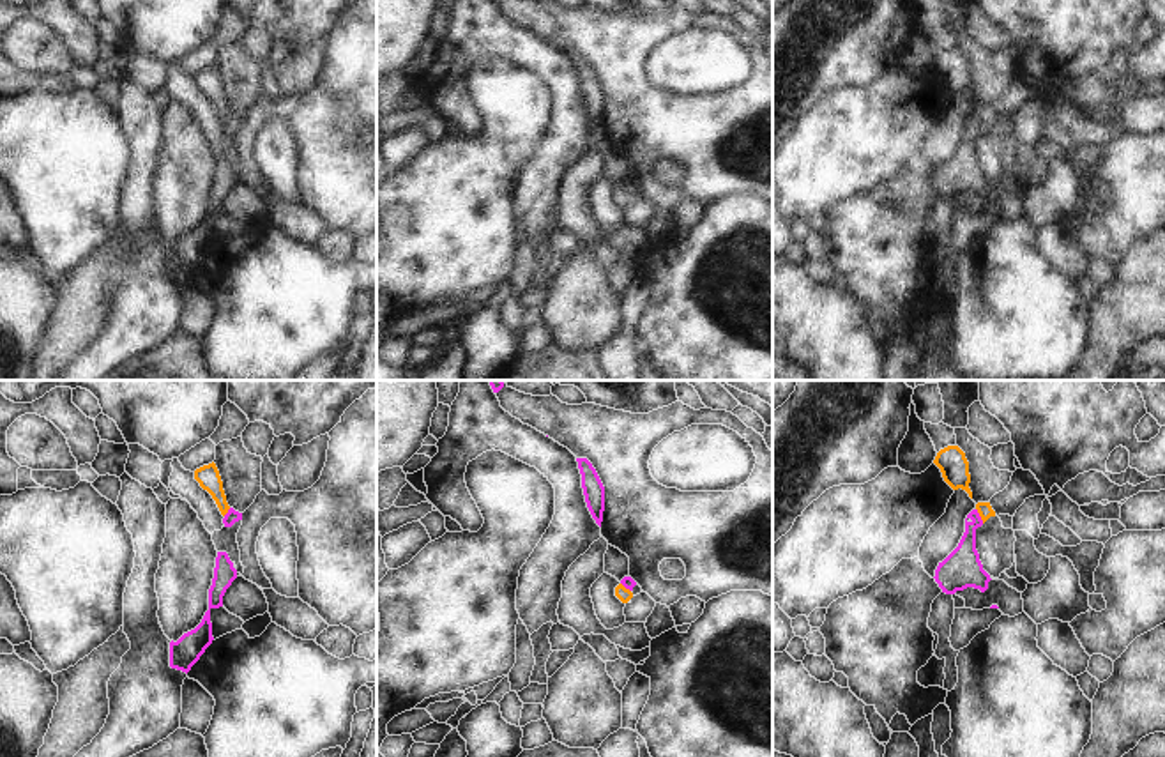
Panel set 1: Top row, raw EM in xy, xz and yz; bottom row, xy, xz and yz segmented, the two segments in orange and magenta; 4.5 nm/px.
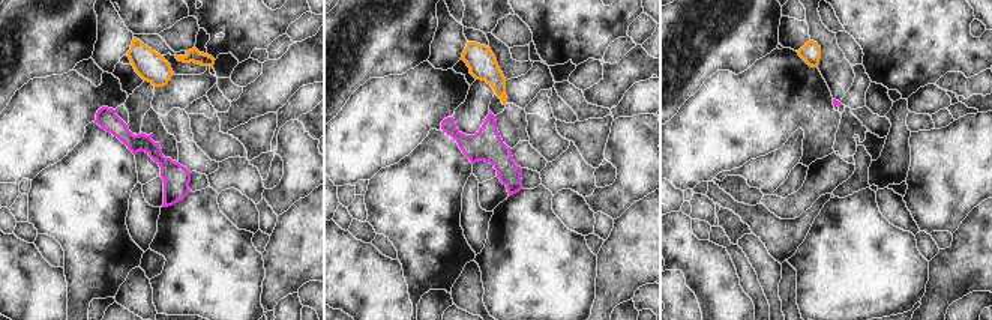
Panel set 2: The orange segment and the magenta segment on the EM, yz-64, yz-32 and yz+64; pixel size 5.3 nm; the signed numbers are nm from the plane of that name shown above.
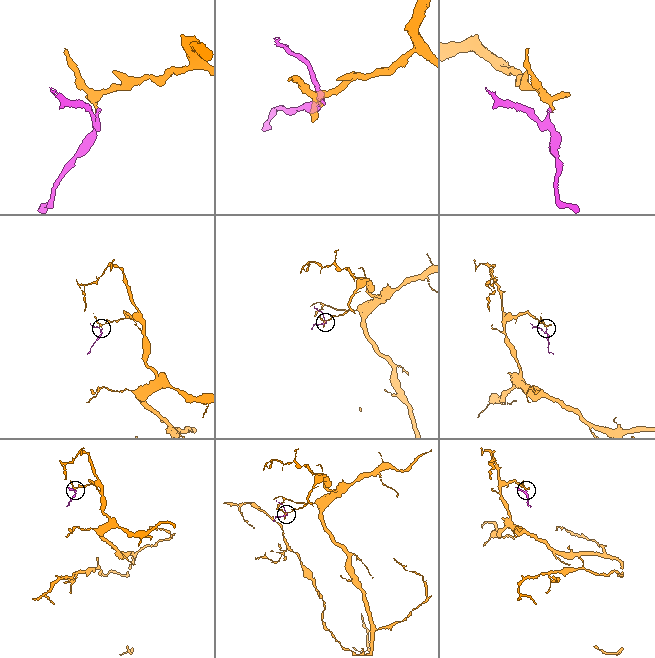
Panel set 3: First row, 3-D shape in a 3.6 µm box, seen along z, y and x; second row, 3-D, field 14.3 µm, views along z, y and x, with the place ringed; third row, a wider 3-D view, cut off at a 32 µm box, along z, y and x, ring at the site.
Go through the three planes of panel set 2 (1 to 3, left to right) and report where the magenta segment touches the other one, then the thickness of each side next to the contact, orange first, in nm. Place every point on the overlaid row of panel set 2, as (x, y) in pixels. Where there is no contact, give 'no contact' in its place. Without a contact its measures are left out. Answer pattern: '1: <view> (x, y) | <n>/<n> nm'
1: no contact
2: no contact
3: no contact

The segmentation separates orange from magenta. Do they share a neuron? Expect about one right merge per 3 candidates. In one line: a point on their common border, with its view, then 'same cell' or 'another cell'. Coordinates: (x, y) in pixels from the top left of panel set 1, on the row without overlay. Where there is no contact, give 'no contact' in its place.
contact yz (980, 119); another cell

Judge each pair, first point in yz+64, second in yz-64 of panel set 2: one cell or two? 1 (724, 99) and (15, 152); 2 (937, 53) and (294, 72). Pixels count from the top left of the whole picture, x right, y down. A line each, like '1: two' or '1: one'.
1: one
2: two

